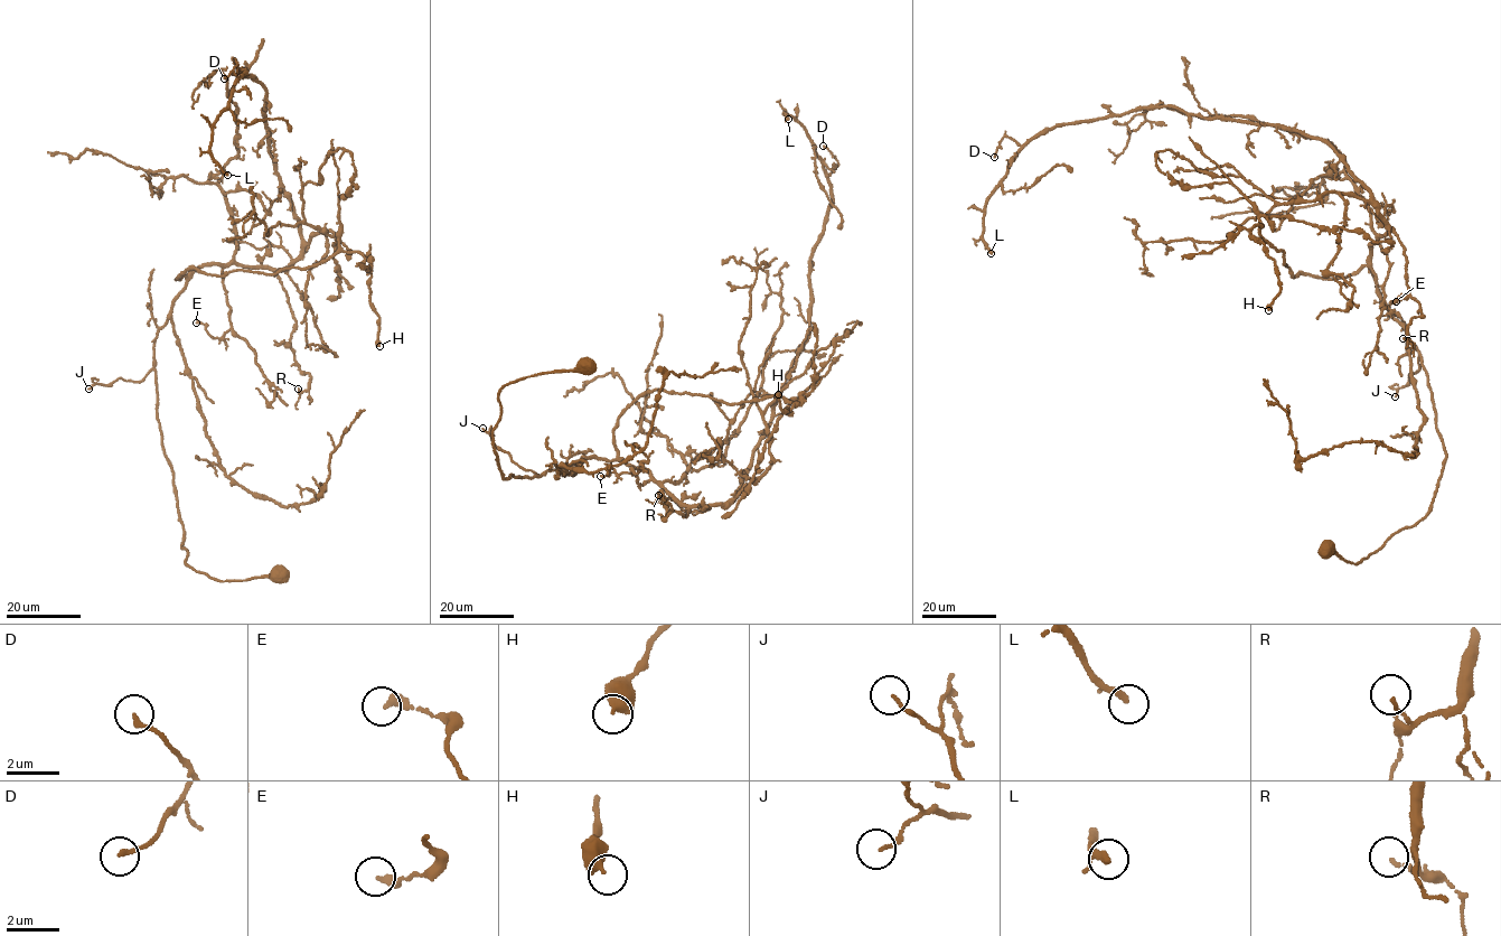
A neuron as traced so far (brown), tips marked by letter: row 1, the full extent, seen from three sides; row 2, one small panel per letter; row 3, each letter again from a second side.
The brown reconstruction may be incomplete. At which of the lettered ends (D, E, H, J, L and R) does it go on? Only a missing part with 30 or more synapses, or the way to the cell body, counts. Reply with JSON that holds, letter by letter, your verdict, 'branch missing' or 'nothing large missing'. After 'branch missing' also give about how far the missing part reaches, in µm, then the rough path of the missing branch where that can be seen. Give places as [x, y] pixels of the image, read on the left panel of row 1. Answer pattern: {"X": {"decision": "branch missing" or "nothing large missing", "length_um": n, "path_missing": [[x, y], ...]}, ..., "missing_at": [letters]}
{"D": {"decision": "nothing large missing"}, "E": {"decision": "nothing large missing"}, "H": {"decision": "nothing large missing"}, "J": {"decision": "nothing large missing"}, "L": {"decision": "nothing large missing"}, "R": {"decision": "nothing large missing"}, "missing_at": []}

